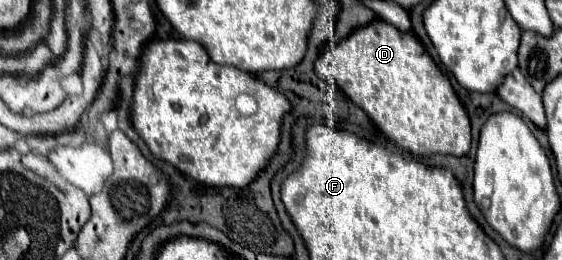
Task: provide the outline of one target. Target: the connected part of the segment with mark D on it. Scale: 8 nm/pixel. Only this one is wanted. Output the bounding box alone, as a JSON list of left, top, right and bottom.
[327,19,471,157]

